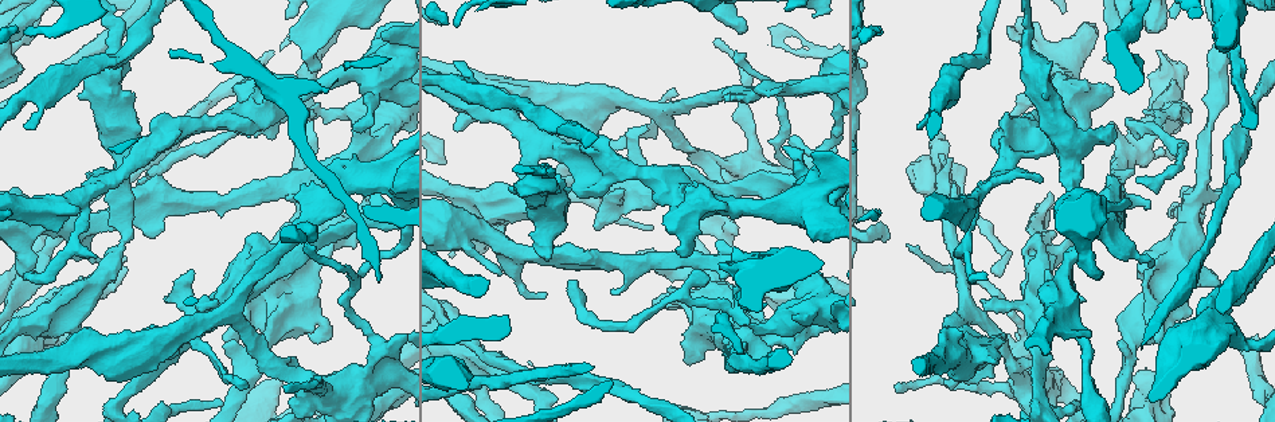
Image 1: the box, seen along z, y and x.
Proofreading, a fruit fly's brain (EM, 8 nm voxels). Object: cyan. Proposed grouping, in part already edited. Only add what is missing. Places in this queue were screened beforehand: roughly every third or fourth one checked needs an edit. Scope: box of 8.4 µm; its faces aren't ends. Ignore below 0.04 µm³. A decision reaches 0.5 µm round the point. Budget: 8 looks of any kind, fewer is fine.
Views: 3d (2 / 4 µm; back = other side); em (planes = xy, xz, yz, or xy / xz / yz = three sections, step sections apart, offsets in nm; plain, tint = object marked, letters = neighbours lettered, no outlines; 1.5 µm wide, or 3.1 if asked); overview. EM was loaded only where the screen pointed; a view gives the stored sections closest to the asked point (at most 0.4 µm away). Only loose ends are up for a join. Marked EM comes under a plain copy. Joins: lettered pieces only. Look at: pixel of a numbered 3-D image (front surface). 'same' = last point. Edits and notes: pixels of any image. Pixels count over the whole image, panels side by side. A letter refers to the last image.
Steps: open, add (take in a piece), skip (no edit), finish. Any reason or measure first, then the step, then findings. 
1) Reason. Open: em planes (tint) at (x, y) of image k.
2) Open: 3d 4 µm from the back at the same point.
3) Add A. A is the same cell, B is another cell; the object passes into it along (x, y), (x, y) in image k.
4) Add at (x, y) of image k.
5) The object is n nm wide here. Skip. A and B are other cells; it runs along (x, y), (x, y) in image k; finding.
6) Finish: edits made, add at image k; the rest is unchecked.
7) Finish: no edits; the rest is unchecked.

Free end. Open: em planes (letters) at (1148, 277) of image 1.

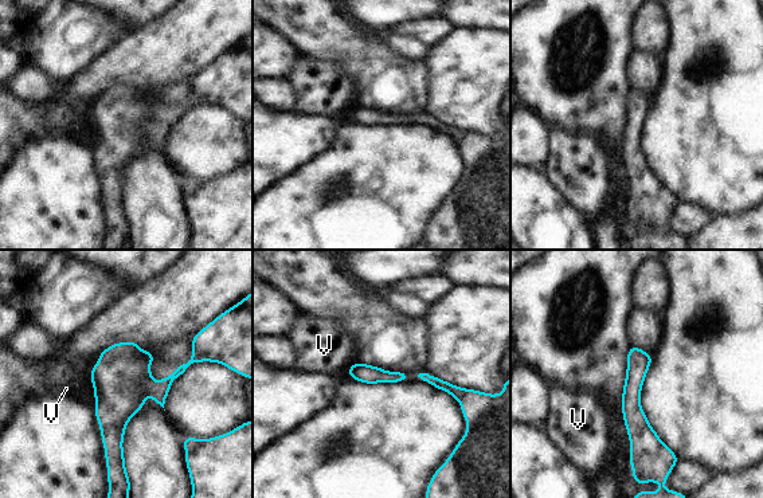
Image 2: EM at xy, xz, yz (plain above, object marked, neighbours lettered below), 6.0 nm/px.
Skip. V is another cell; a border runs along (355, 361), (345, 372) in image 2; none of them fits.

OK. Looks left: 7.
Thin end. Open: em xy step 4 (tint) at (310, 247) of image 1.

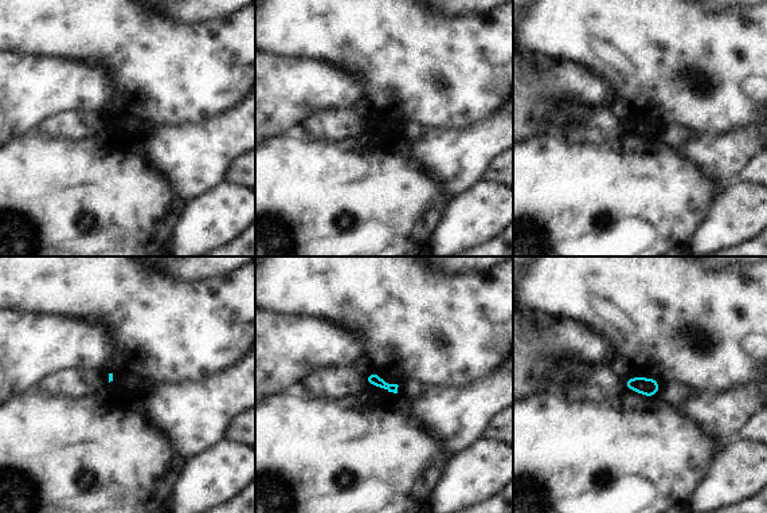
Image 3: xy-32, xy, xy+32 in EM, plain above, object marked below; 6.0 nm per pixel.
Open: em planes (letters) at the same point.

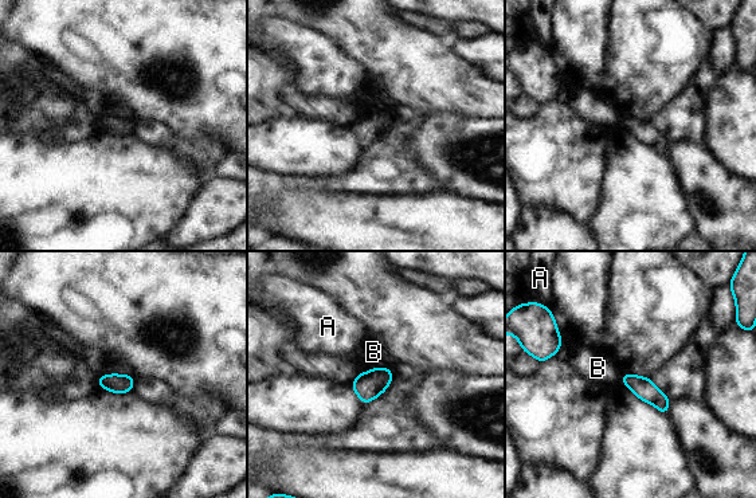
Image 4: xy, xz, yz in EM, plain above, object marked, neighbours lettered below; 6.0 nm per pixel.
Skip. A and B are other cells; a border runs along (371, 367), (388, 368) in image 4; no lettered piece goes on from it.

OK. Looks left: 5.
Free end. Open: em planes (letters) at (610, 291) of image 1.

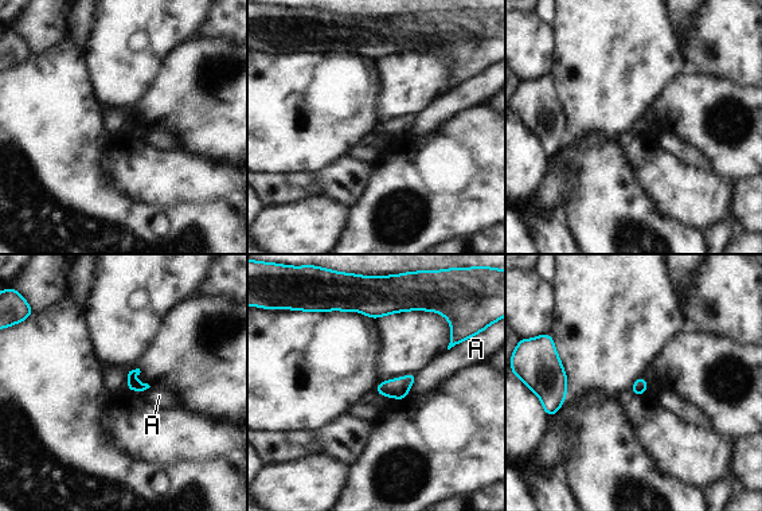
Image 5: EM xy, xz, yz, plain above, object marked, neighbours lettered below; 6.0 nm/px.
Skip. A is another cell; none of them fits.

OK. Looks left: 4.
Finish: no edits; the rest is unchecked.

